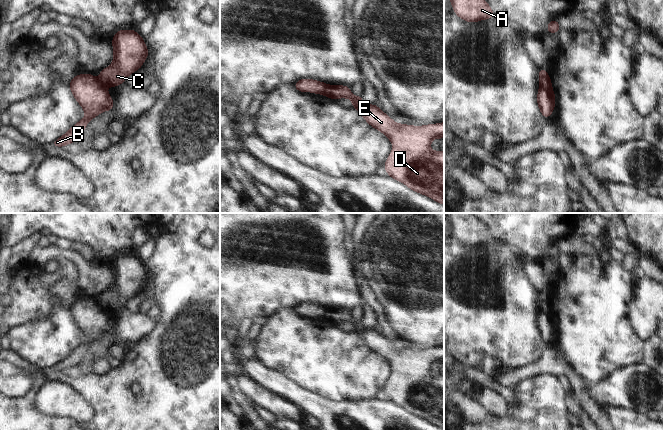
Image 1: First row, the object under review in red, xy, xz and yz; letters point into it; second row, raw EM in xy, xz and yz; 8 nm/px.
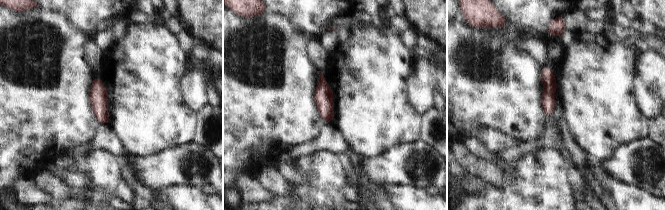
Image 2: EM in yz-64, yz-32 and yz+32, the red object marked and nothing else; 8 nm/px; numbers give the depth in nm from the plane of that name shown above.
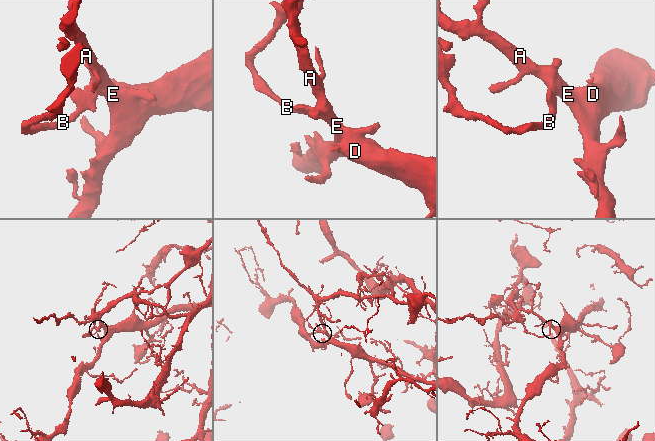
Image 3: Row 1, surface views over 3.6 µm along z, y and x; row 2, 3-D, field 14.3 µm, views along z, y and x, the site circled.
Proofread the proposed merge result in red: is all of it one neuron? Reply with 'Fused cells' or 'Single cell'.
Fused cells

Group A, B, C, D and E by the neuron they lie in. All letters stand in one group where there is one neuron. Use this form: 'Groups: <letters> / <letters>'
Groups: A C D E / B

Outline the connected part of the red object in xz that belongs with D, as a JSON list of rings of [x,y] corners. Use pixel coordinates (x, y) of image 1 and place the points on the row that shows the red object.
[[[328,85],[325,96],[333,100],[350,98],[352,106],[365,118],[365,121],[385,134],[389,141],[393,143],[393,150],[383,166],[390,177],[403,182],[414,192],[424,194],[444,205],[444,152],[430,150],[430,142],[433,139],[444,138],[444,122],[426,126],[397,124],[373,103],[365,106],[363,97],[353,96],[349,86]]]

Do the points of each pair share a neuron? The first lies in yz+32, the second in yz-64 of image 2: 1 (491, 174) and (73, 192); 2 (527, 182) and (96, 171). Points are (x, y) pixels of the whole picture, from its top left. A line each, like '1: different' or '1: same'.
1: same
2: same

